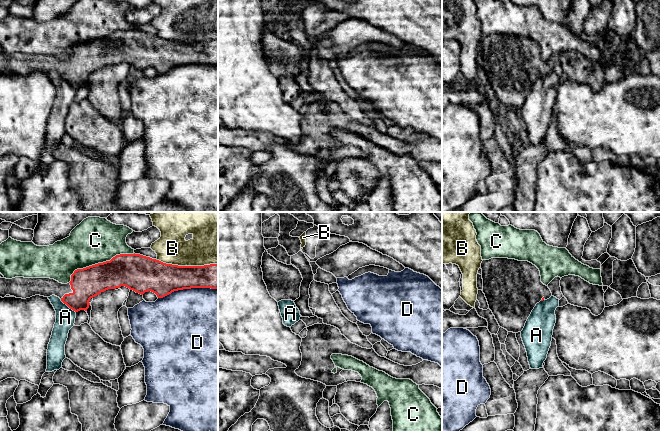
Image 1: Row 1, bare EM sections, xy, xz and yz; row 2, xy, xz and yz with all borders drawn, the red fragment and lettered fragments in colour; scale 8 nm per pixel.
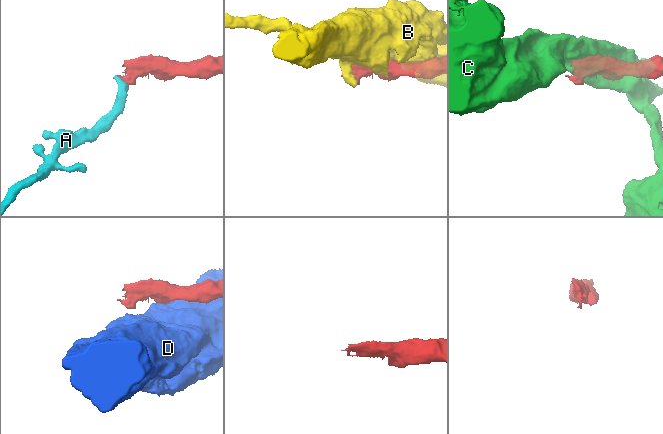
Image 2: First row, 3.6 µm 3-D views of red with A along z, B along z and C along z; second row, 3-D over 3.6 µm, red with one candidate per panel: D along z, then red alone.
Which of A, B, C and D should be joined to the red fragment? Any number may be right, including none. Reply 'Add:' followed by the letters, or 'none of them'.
Add: none of them

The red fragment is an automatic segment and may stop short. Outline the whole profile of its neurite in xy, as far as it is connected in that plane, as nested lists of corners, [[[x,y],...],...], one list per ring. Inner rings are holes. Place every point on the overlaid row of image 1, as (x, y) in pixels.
[[[120,254],[110,261],[98,263],[83,269],[77,269],[71,275],[71,281],[67,284],[59,283],[50,278],[24,278],[15,277],[6,279],[0,277],[0,297],[6,295],[16,298],[30,298],[35,295],[50,297],[55,295],[75,312],[89,308],[91,298],[108,289],[116,289],[125,286],[130,290],[143,295],[151,291],[158,298],[163,298],[174,291],[191,288],[218,289],[218,264],[204,266],[178,266],[166,264],[140,254]]]

